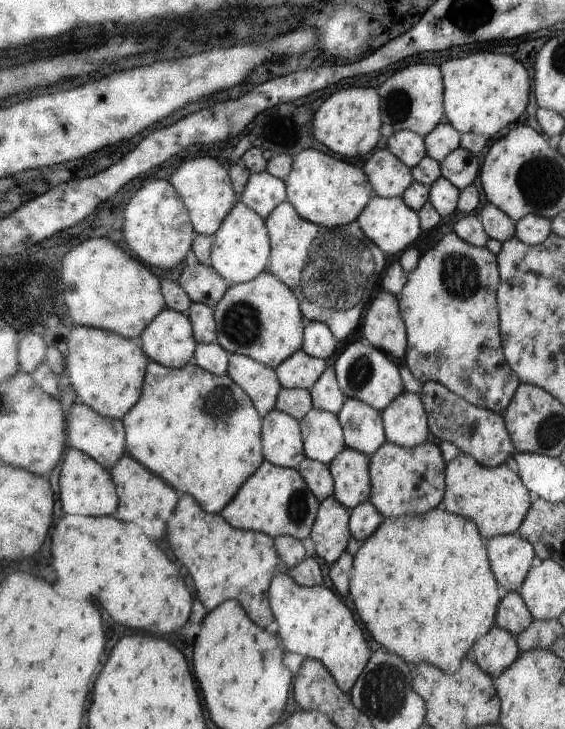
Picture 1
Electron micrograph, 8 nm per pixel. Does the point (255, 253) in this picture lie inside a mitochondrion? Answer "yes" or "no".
no

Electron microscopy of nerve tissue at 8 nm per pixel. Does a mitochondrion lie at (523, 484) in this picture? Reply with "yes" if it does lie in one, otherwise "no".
no

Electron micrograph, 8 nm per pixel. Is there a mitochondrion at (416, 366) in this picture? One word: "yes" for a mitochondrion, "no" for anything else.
no

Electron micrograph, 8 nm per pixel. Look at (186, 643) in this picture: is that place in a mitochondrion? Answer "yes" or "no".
no

